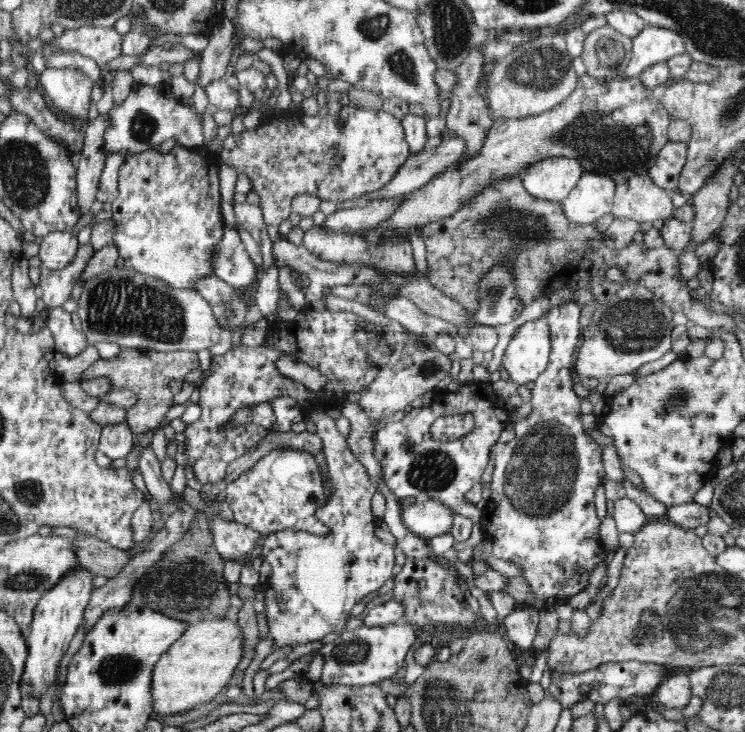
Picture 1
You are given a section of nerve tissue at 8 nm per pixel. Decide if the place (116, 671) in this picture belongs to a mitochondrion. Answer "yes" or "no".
yes

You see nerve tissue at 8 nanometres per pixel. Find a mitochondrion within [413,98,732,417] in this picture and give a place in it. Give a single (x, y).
(611, 144)

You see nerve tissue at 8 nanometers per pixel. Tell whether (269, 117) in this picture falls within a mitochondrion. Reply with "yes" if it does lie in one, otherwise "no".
no

